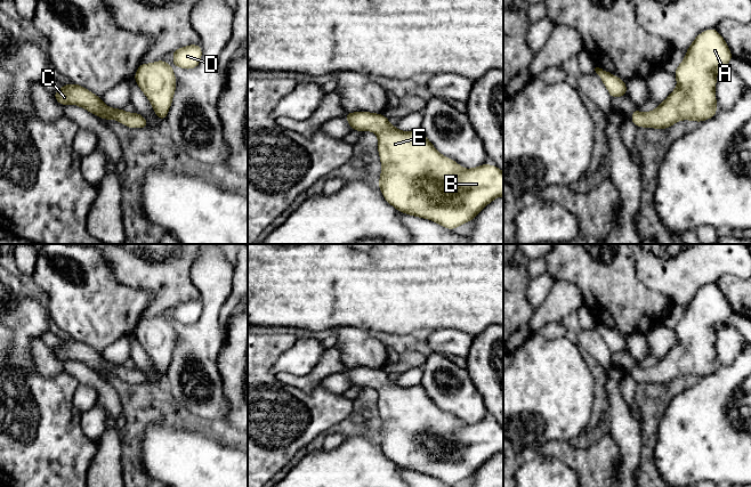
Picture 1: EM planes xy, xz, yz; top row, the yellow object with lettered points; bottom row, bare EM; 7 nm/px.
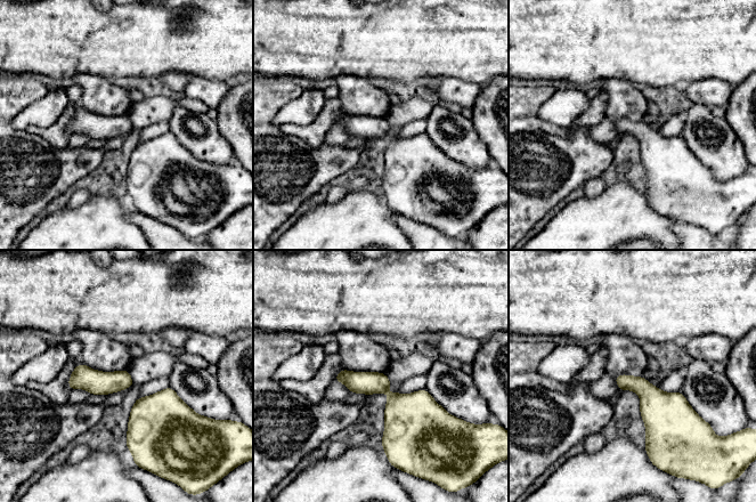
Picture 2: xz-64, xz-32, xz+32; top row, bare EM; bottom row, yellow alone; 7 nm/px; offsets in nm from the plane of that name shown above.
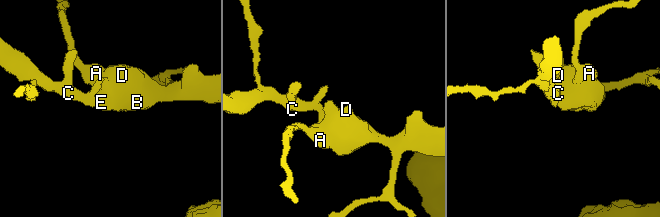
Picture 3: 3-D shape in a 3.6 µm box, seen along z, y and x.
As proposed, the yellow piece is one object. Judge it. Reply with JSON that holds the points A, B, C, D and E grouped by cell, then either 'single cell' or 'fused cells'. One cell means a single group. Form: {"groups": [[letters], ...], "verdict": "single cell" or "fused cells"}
{"groups": [["A", "B", "C", "D", "E"]], "verdict": "single cell"}

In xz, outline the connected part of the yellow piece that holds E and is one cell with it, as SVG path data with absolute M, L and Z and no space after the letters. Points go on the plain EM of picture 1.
M358 366L344 368L356 387L378 390L381 430L378 438L387 458L397 466L425 473L453 486L474 476L494 454L503 452L503 428L487 419L465 425L452 414L442 411L421 384L399 387L383 370Z

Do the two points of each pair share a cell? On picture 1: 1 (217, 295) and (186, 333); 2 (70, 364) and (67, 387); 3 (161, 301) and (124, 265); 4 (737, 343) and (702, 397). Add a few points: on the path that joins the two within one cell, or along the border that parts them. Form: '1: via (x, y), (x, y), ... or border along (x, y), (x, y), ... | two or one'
1: via (211, 307), (210, 316), (198, 329) | one
2: border along (64, 370), (80, 382) | two
3: via (159, 290), (136, 267) | one
4: border along (739, 354), (731, 364), (719, 364) | two

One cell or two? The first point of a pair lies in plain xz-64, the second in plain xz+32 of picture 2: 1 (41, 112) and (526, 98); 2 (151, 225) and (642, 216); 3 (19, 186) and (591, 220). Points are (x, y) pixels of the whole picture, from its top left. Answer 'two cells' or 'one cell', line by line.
1: two cells
2: two cells
3: two cells

